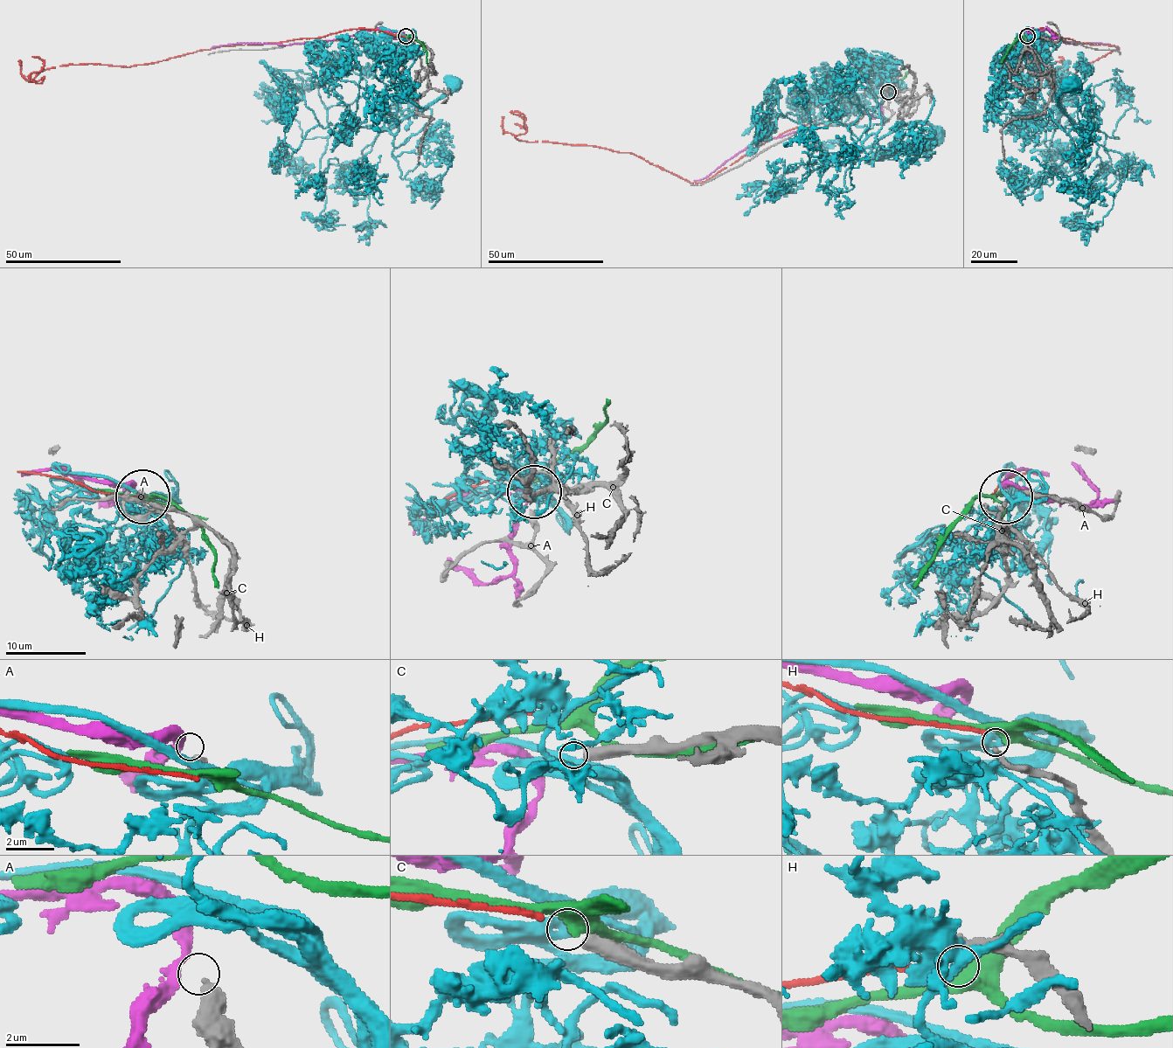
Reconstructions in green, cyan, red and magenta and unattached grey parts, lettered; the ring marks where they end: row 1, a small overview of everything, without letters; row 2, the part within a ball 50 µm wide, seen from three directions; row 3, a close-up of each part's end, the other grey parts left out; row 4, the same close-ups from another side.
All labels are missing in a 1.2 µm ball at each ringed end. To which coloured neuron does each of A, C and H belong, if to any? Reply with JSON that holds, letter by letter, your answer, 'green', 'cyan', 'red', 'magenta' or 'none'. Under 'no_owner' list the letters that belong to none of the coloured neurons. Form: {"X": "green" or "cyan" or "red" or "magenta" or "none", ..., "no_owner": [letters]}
{"A": "none", "C": "none", "H": "green", "no_owner": ["A", "C"]}

